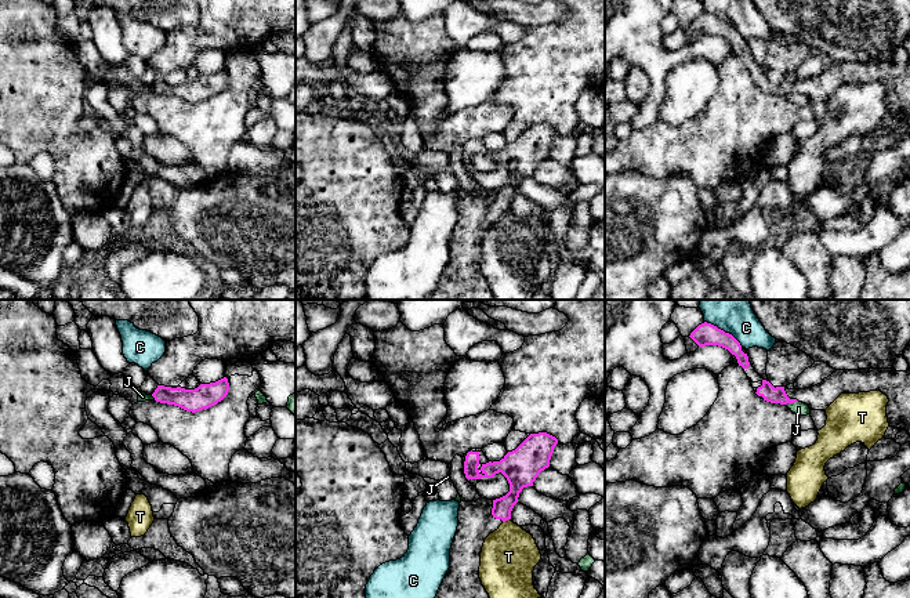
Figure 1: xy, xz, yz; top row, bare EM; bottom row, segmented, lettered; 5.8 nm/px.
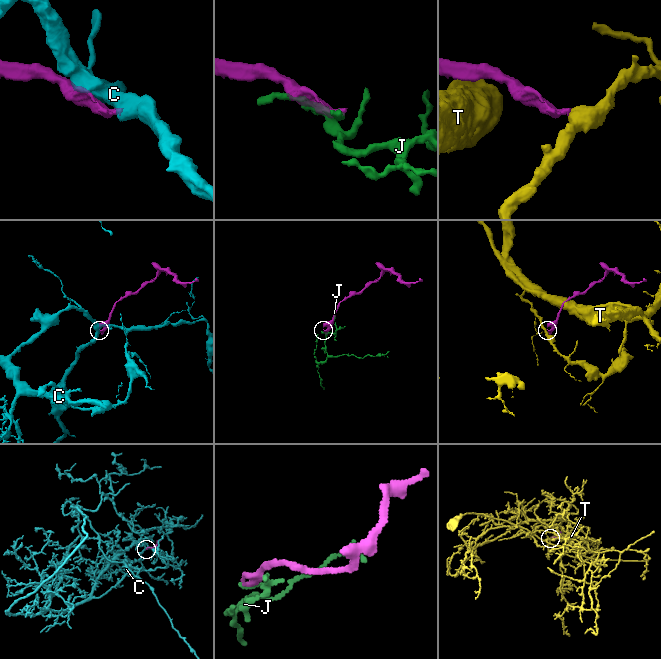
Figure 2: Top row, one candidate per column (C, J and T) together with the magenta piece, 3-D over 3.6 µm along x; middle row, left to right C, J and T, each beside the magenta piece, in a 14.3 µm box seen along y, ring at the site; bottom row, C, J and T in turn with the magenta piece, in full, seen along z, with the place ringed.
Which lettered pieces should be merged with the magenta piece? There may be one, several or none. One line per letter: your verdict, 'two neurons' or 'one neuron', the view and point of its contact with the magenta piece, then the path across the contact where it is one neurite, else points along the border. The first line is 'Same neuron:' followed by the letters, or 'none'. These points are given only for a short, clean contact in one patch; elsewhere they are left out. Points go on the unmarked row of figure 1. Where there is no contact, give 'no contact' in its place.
Same neuron: none
C: two neurons; contact yz (722, 21)
J: two neurons; contact yz (791, 93); border yz (797, 91), (786, 95)
T: two neurons; contact xz (506, 210); border xz (510, 209), (503, 213)

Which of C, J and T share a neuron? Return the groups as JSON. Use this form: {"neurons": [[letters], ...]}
{"neurons": [["C"], ["J"], ["T"]]}

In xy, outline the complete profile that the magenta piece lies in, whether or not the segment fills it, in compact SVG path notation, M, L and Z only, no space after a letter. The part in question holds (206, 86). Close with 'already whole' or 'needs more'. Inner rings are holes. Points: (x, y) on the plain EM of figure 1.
M224 68L215 73L200 75L195 80L157 76L152 87L156 93L174 95L186 102L196 104L221 93L228 86L228 81L229 73Z; already whole

